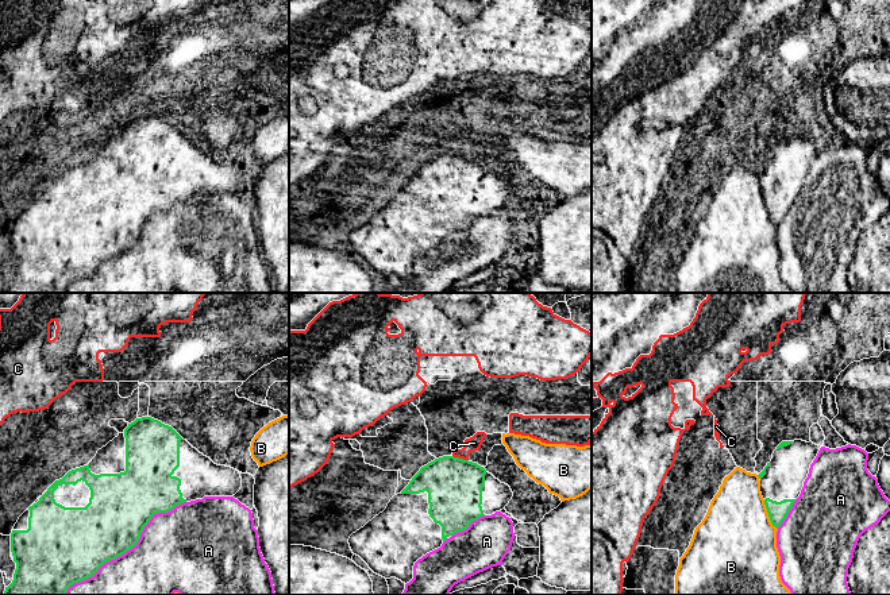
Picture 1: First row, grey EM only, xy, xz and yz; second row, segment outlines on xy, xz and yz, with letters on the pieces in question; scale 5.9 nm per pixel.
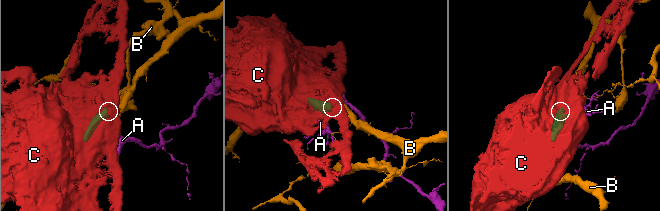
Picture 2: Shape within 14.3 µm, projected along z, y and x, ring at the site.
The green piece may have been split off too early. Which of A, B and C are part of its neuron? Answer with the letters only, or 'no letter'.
no letter

